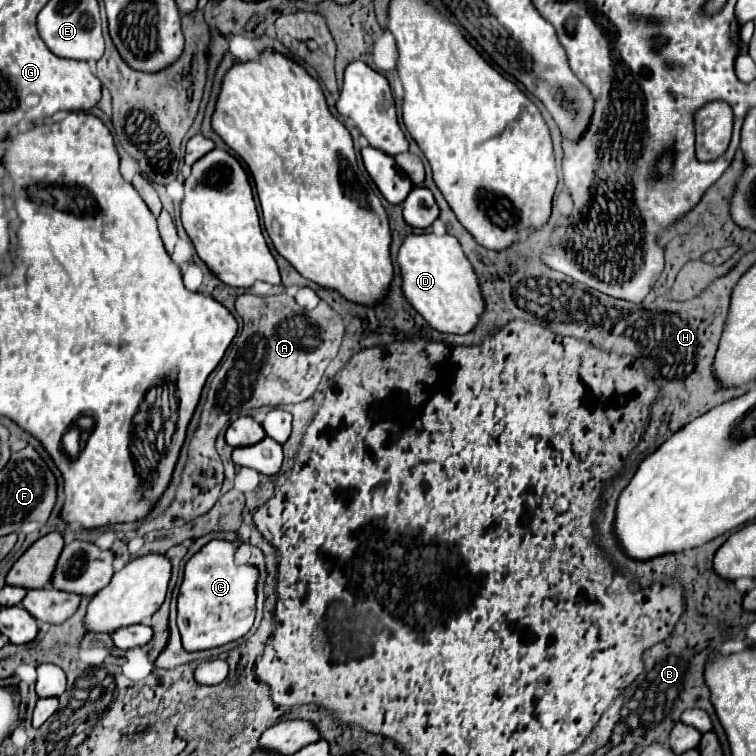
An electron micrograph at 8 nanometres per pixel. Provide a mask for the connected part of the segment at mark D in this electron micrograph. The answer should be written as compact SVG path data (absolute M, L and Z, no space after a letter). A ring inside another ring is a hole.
M408 234L398 250L398 266L404 298L432 328L450 334L466 334L476 326L484 302L474 268L454 236Z

